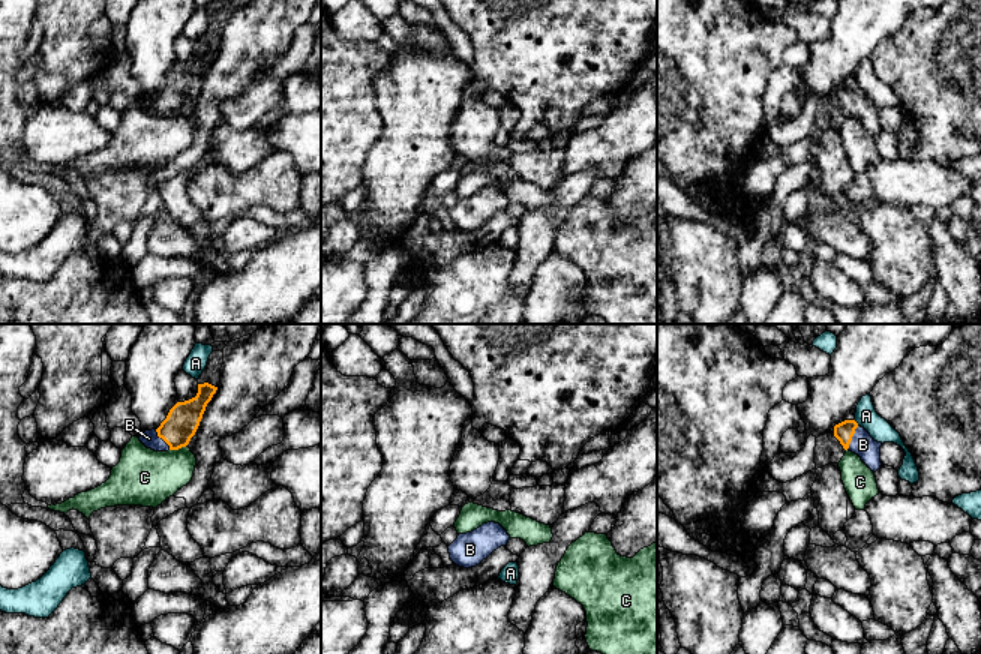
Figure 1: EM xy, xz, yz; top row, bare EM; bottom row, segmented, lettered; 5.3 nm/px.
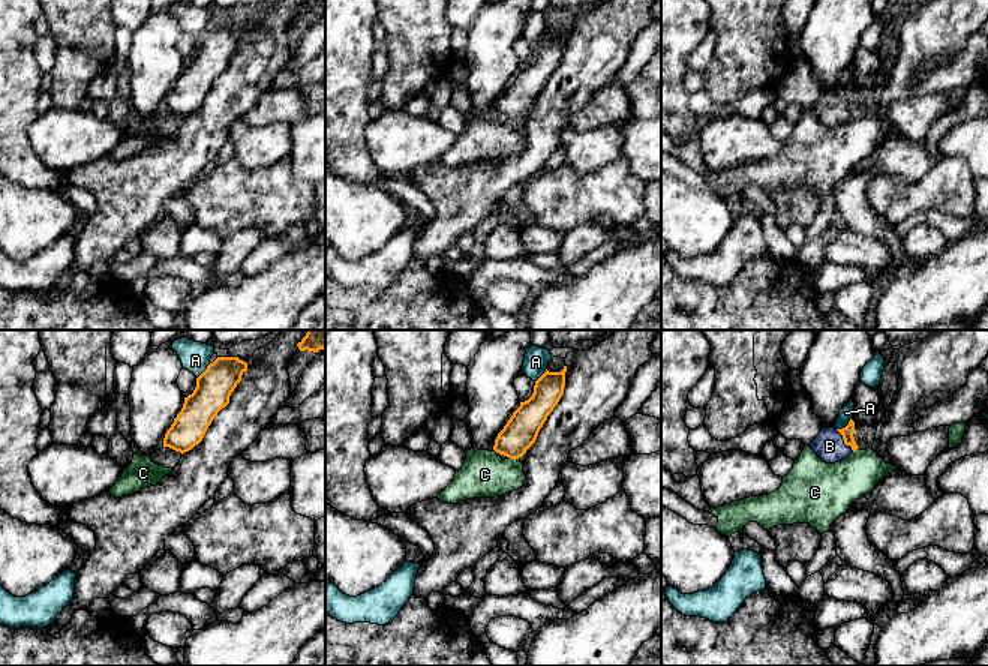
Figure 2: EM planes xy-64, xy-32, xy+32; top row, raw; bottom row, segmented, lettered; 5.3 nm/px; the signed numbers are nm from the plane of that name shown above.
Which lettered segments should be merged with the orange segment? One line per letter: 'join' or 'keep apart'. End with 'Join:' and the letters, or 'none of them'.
A: keep apart
B: join
C: keep apart
Join: B

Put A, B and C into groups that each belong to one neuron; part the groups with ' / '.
A / B / C

